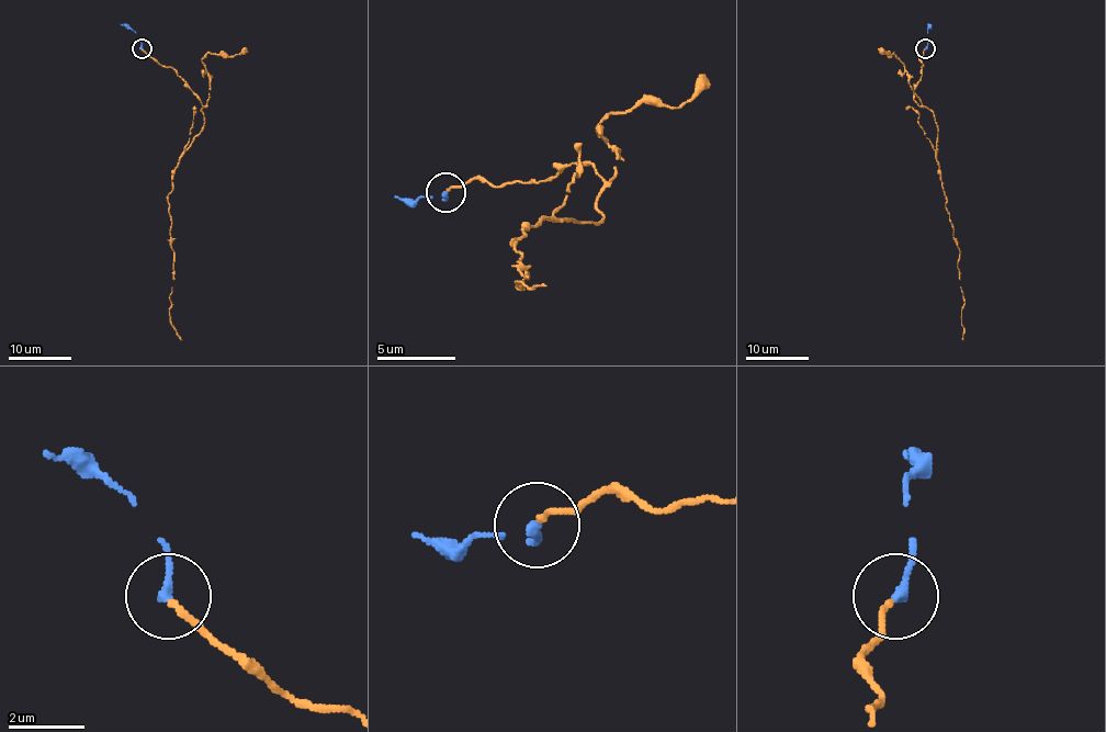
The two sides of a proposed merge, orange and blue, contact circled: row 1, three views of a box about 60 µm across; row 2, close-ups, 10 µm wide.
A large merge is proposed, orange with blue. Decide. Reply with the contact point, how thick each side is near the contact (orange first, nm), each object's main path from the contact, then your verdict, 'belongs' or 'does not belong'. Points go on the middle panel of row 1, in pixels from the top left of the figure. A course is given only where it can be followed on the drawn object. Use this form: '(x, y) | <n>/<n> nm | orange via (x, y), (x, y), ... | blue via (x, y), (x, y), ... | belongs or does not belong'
(446, 192) | 150/240 nm | orange via (444, 190), (587, 162), (599, 222), (543, 217), (512, 245), (516, 289), (548, 284) | blue via (444, 193), (444, 198), (394, 198) | belongs

